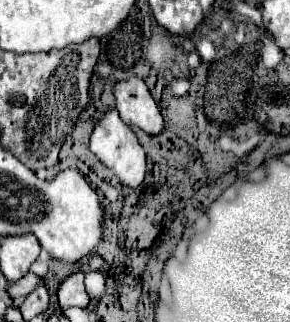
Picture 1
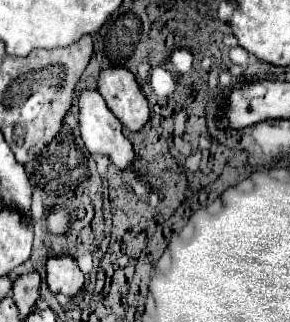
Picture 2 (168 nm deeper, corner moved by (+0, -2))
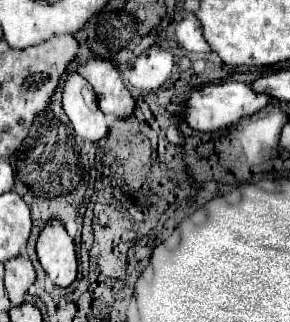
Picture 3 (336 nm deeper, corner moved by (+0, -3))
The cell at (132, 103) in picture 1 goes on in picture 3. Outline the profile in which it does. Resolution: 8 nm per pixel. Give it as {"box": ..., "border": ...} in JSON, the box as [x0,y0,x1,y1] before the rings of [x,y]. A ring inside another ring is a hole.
{"box":[78,58,134,118],"border":[[[90,58],[78,64],[78,74],[82,74],[96,92],[98,106],[106,114],[126,118],[134,112],[134,100],[126,90],[120,72],[102,58]]]}

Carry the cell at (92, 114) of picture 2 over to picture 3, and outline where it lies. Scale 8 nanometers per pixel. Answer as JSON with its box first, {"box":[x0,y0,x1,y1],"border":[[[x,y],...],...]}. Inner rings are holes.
{"box":[62,72,108,142],"border":[[[70,72],[64,80],[62,108],[76,134],[84,140],[98,142],[108,136],[104,114],[94,100],[94,90],[90,90],[90,84],[76,72]]]}

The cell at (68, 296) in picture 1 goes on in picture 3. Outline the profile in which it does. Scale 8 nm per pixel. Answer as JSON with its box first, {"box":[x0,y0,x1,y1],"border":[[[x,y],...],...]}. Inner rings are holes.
{"box":[36,220,76,286],"border":[[[48,220],[38,234],[36,254],[56,286],[70,286],[76,278],[76,252],[74,242],[68,236],[60,220]]]}

